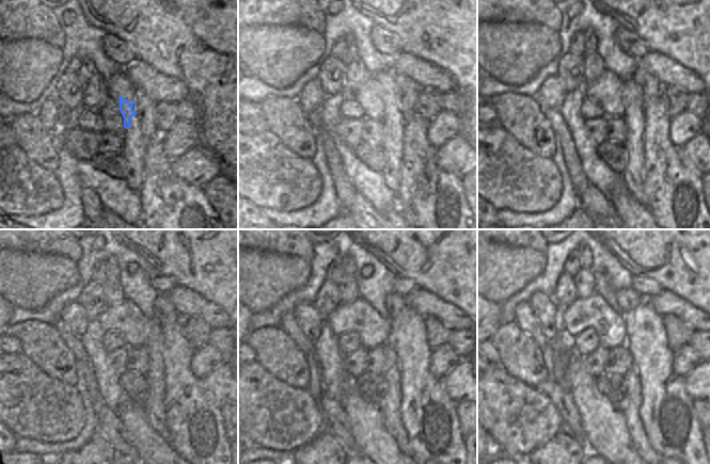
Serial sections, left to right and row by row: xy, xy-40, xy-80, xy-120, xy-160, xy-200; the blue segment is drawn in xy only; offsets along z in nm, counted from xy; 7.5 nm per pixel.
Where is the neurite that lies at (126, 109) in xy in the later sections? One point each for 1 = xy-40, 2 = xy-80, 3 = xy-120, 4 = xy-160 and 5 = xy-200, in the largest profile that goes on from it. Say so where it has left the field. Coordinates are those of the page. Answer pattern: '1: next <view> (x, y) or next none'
1: next xy-40 (368, 95)
2: next xy-80 (605, 91)
3: next xy-120 (125, 318)
4: next xy-160 (359, 316)
5: next xy-200 (594, 313)

